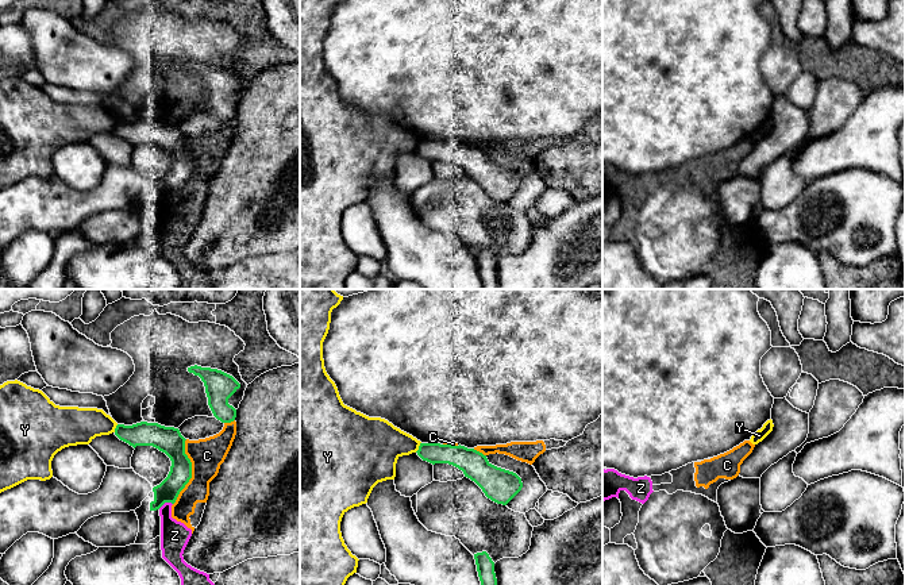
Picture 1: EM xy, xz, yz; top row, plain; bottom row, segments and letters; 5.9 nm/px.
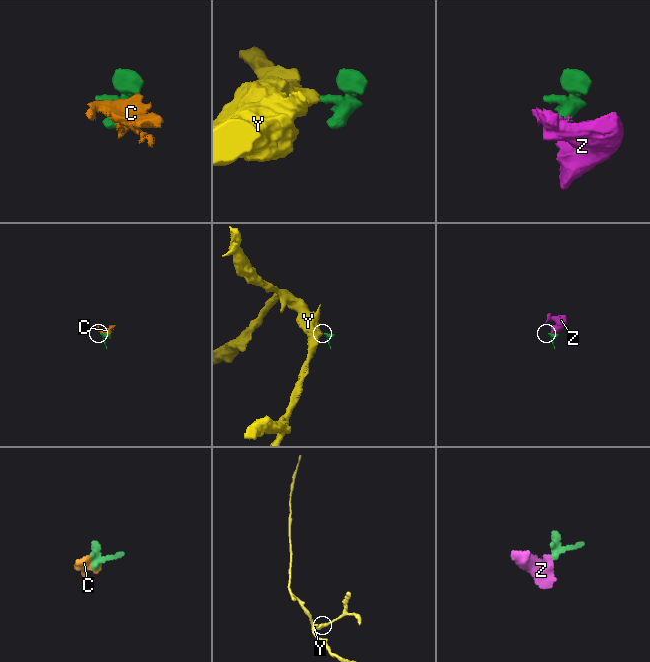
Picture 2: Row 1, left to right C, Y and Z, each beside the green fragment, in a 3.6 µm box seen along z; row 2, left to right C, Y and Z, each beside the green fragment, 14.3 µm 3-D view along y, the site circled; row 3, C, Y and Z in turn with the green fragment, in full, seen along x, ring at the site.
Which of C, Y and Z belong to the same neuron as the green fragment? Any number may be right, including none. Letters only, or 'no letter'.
no letter

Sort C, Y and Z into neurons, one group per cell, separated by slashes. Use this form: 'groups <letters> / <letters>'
groups C Z / Y

